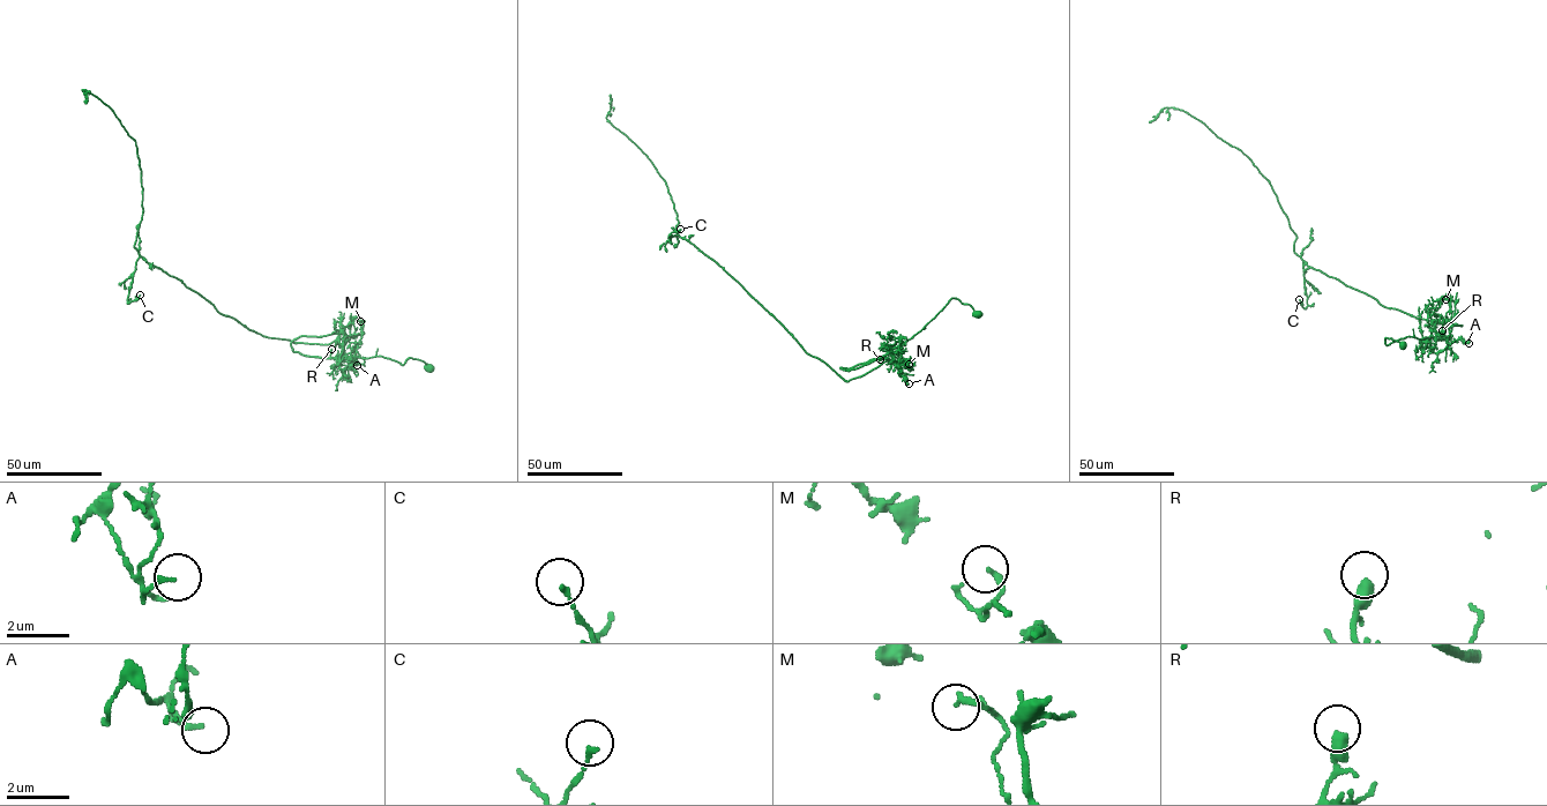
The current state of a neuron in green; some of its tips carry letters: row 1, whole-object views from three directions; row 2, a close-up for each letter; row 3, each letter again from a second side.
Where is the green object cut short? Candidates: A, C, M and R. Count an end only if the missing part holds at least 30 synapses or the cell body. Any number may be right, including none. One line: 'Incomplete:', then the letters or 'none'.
Incomplete: none

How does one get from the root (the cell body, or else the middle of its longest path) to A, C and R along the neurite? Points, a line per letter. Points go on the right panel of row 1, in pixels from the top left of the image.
A: (1403, 345), (1384, 338), (1388, 345), (1407, 336), (1432, 336), (1430, 349), (1435, 352), (1456, 340), (1469, 343)
C: (1403, 345), (1384, 338), (1448, 340), (1439, 315), (1462, 326), (1387, 308), (1305, 261), (1305, 308), (1299, 299)
R: (1403, 345), (1384, 338), (1388, 345), (1407, 336), (1439, 340), (1442, 330)

